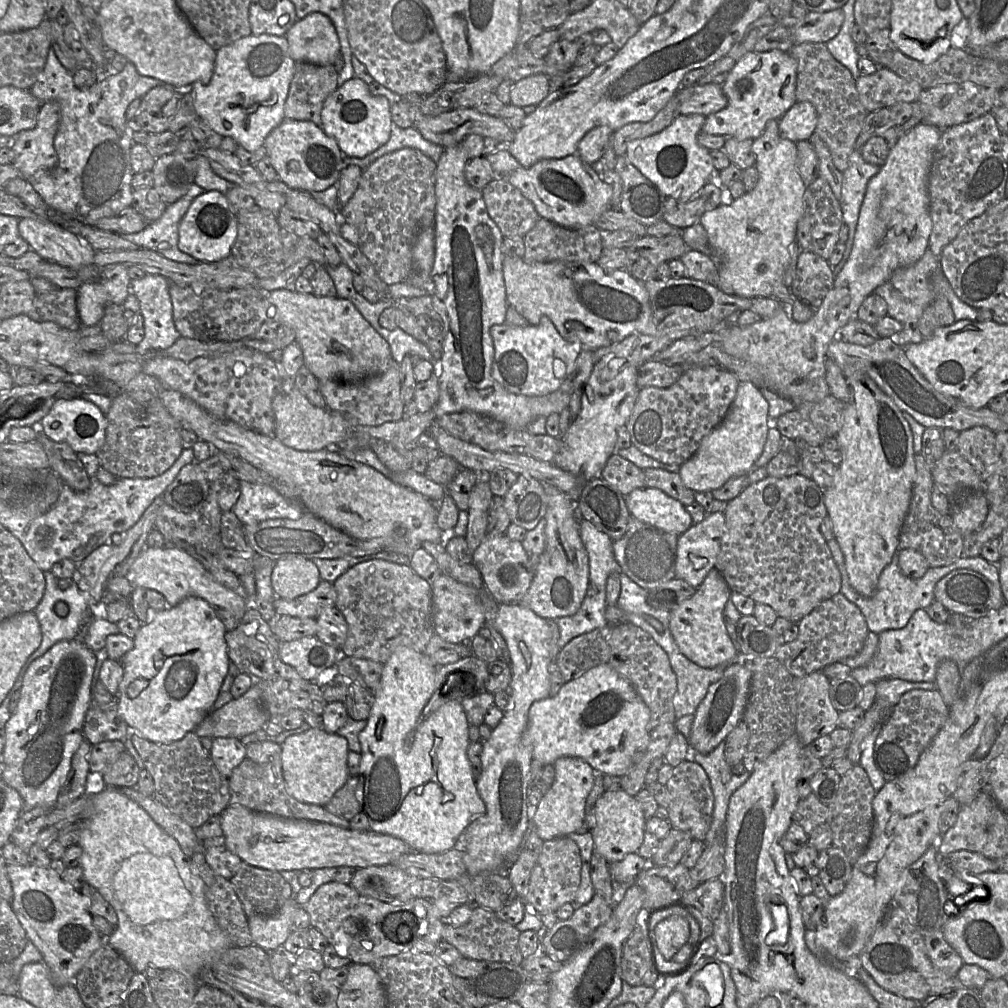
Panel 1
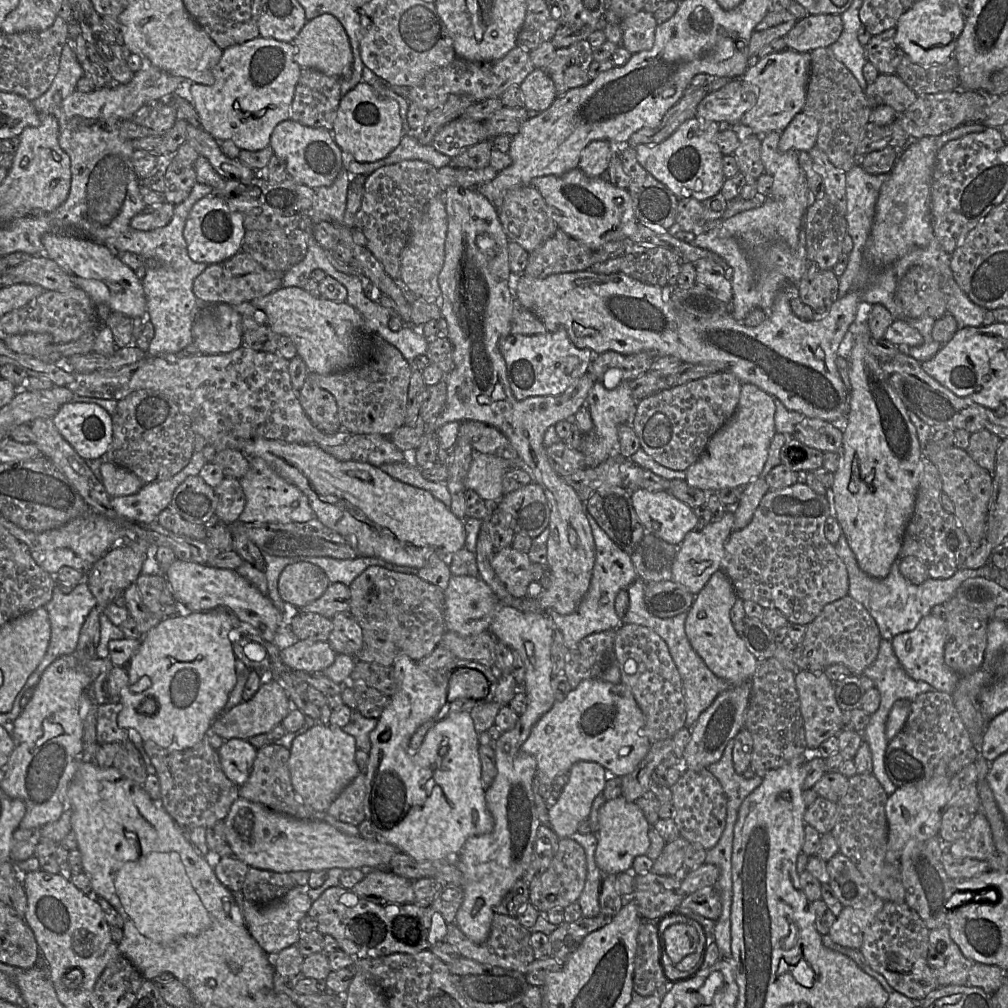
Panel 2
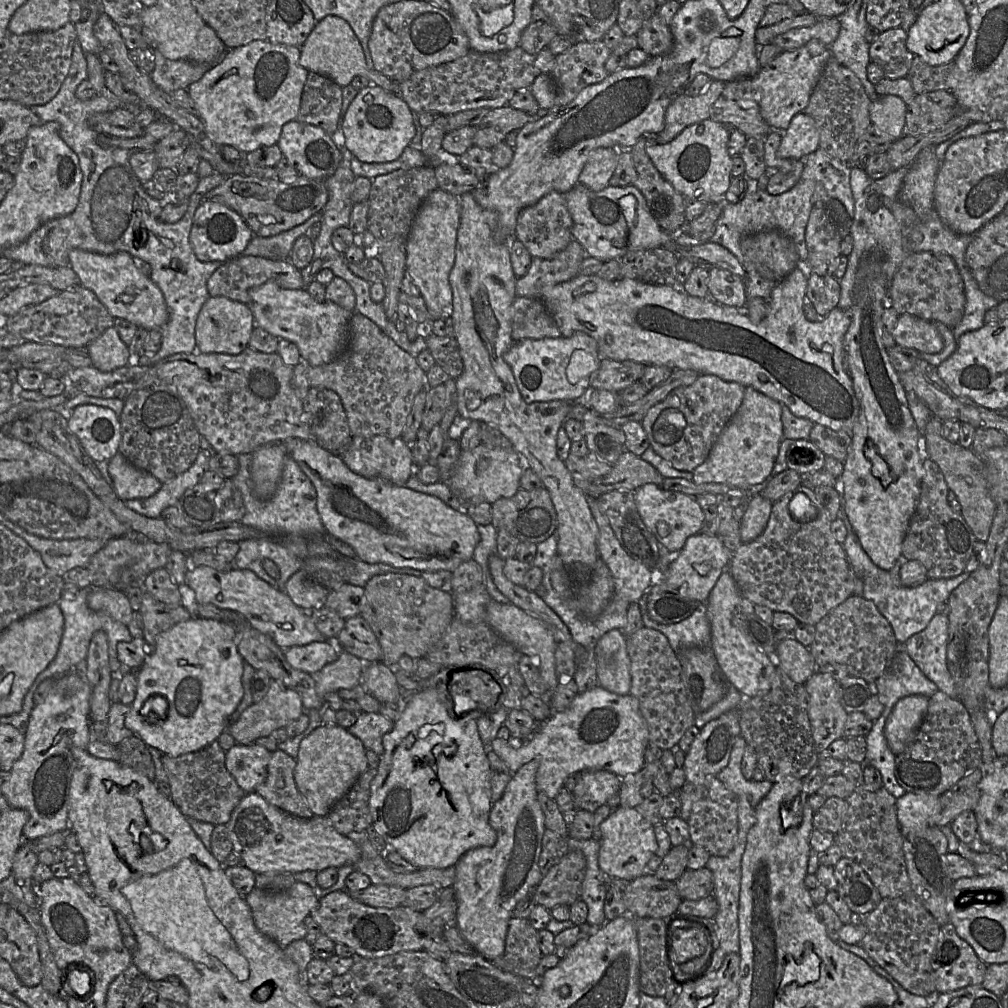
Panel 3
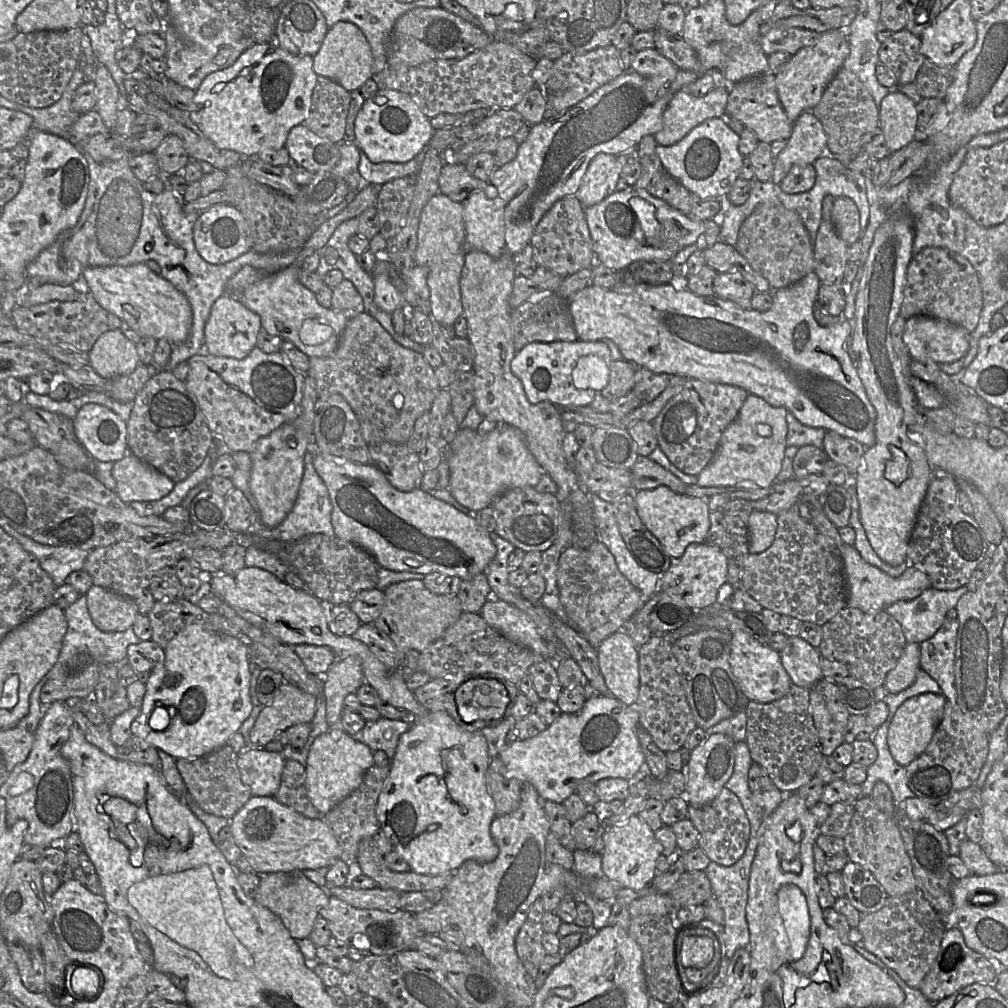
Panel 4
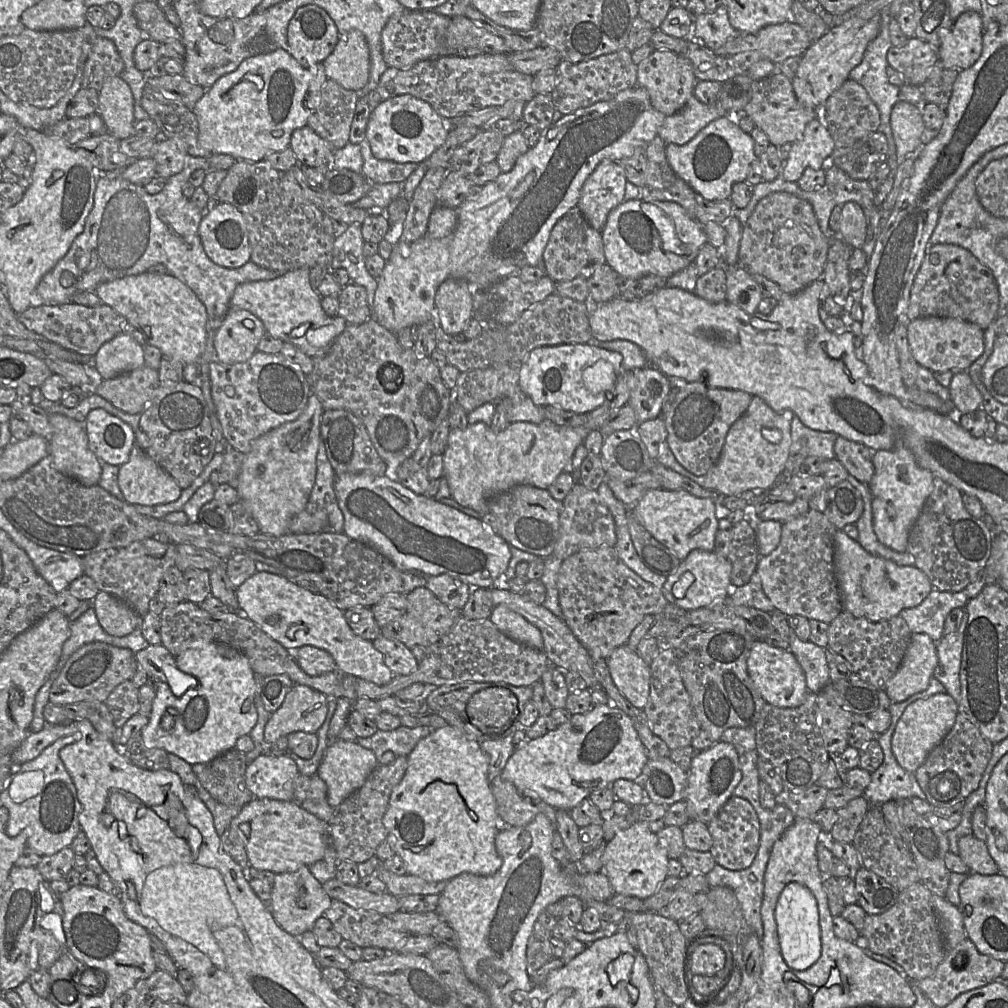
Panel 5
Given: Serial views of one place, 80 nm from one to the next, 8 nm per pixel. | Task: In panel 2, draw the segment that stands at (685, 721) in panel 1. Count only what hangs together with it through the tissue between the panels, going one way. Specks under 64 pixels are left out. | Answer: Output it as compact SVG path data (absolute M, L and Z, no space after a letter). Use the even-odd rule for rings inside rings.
M679 614L667 618L668 623L661 625L659 636L666 642L673 661L679 671L686 706L686 728L692 728L699 716L714 701L714 699L730 686L728 682L716 676L705 664L703 659L696 653L685 632L685 620L687 614Z

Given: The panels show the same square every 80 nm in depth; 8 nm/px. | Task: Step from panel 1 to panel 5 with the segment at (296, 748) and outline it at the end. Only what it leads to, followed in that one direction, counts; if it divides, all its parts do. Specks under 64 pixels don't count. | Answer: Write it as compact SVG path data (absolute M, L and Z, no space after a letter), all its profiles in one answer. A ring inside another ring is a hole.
M337 738L325 750L317 775L326 783L328 803L337 807L357 791L378 765L375 753L357 742Z

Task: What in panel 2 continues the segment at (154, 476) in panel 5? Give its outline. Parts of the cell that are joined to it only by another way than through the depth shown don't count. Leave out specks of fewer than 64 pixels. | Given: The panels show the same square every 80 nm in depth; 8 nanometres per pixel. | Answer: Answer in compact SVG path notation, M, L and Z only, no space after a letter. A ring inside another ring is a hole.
M111 462L103 463L100 471L101 482L111 497L136 494L145 484L133 472Z

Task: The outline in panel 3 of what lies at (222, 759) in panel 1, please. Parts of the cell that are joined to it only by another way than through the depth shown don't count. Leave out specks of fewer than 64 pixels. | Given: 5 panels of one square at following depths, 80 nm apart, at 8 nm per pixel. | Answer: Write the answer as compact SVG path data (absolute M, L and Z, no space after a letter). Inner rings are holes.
M236 744L226 751L226 768L246 792L255 792L267 777L271 752L258 744Z

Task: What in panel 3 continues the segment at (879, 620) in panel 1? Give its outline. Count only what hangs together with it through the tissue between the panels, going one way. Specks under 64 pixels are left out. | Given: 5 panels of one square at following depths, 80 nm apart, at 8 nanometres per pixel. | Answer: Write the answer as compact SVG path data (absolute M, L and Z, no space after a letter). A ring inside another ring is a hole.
M842 509L840 510L839 517L844 521L847 528L847 537L842 544L847 560L855 575L864 583L862 596L867 600L871 600L879 612L888 620L900 645L903 645L911 636L923 631L933 616L937 614L938 605L947 603L952 591L965 582L970 574L979 567L973 568L970 573L965 570L953 578L928 578L917 587L904 587L900 583L900 569L907 559L900 556L894 567L888 571L877 567L862 548L846 513Z

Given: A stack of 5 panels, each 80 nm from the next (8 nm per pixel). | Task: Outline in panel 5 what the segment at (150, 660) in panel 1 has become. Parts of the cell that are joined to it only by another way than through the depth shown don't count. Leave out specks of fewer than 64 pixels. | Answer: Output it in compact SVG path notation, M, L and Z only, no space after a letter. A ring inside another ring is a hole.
M216 642L208 643L202 647L188 649L178 656L175 657L176 665L182 672L185 672L185 679L175 679L175 684L173 686L168 685L166 682L161 681L153 681L152 684L155 688L155 698L153 701L152 711L149 716L149 722L147 726L141 732L141 738L144 739L144 743L147 748L159 748L165 750L167 753L171 753L177 755L178 757L182 758L186 762L190 763L191 765L199 764L199 763L207 763L211 760L215 759L220 754L234 749L237 740L241 736L249 735L252 729L258 722L258 713L254 702L255 697L255 680L254 680L254 672L251 669L249 661L247 657L239 652L238 650ZM169 712L172 715L172 727L168 730L165 730L161 726L161 719L163 715Z

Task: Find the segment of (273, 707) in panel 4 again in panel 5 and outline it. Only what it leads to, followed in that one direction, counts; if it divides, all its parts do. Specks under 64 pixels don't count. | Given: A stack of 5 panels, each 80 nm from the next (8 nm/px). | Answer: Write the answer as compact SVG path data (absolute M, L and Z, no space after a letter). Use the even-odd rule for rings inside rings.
M294 684L278 710L270 715L264 737L268 743L292 732L317 734L326 720L328 697L307 685Z

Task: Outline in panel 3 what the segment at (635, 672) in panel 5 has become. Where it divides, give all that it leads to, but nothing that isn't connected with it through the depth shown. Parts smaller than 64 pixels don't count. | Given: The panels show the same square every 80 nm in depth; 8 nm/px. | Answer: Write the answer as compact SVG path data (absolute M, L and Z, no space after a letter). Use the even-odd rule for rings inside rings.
M614 629L604 634L595 647L599 685L618 695L628 695L631 690L630 658L627 636Z

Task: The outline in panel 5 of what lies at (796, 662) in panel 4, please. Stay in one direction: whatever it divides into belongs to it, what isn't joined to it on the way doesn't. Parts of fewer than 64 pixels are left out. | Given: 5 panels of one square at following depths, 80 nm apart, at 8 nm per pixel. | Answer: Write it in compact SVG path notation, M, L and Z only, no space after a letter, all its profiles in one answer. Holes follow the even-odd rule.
M795 633L794 635L788 650L795 655L804 672L808 691L816 694L831 683L826 648L801 640Z

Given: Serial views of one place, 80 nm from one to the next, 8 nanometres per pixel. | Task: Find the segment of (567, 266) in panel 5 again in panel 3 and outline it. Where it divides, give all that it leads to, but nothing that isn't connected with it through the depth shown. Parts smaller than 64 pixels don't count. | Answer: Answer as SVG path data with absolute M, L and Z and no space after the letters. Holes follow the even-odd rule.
M550 192L535 204L522 209L517 217L514 238L523 243L532 257L550 259L573 240L572 218L568 211L564 193Z

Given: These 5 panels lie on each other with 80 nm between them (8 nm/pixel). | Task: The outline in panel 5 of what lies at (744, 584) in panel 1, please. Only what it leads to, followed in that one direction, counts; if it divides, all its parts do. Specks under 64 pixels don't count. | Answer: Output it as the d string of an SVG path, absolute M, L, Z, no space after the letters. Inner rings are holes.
M814 509L782 524L779 545L769 555L761 556L756 569L763 591L776 610L787 616L801 615L826 623L841 613L843 606L835 575L836 531L828 518Z

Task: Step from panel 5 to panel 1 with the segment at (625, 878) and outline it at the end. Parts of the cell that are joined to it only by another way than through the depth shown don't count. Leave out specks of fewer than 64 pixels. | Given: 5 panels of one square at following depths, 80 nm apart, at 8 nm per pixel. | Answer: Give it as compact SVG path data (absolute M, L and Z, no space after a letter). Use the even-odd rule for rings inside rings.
M623 789L607 791L599 797L596 804L596 827L592 830L595 851L608 863L622 861L629 853L636 853L643 843L646 818L634 796Z

